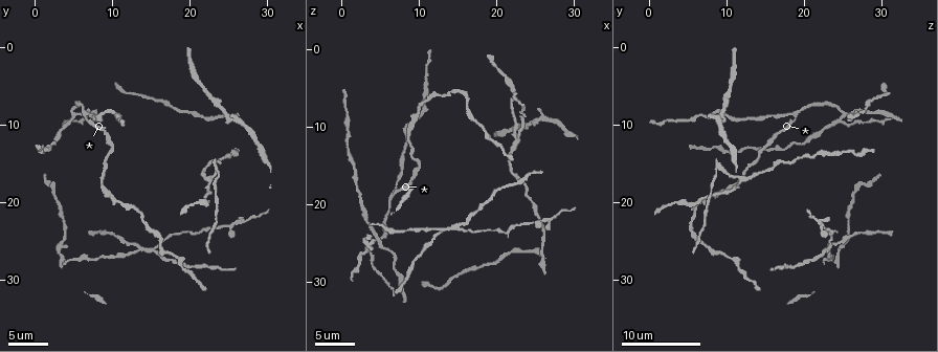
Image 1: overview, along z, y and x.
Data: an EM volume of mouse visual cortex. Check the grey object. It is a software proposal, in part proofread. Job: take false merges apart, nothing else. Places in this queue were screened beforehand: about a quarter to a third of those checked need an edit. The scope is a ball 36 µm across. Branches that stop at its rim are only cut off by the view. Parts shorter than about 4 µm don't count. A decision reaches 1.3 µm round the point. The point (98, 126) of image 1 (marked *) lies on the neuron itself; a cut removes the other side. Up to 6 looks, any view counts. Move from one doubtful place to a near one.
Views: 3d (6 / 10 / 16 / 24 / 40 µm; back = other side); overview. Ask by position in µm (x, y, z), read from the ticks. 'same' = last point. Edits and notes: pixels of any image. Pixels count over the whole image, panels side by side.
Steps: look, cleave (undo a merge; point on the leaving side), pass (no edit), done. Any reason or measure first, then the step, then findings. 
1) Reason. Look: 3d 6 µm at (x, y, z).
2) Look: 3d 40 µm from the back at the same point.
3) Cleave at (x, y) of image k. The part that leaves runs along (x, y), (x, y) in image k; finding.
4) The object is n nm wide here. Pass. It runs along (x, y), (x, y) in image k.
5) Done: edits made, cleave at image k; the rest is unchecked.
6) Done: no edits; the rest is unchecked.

Four-way junction. Look: 3d 6 µm at (5.0, 9.0, 25.0).

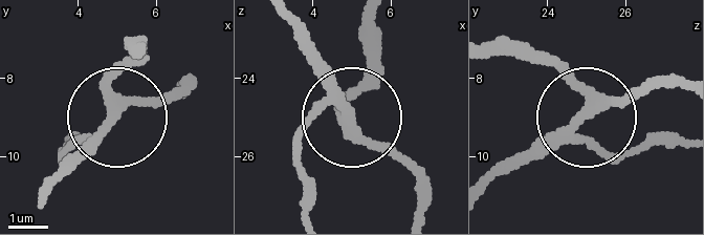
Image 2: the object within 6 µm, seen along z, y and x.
Cleave at (293, 148) of image 2. The part that leaves runs along (323, 109), (296, 146), (306, 216) in image 2; a second neuron is stuck on.

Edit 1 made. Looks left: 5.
Branch point. Look: 3d 6 µm at (6.0, 8.5, 19.0).

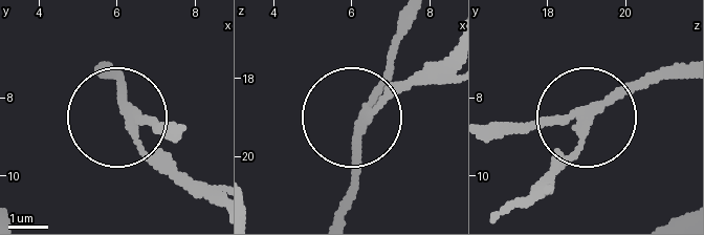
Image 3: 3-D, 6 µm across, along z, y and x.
From behind. Look: 3d 6 µm from the back at (6.35, 8.45, 18.90).

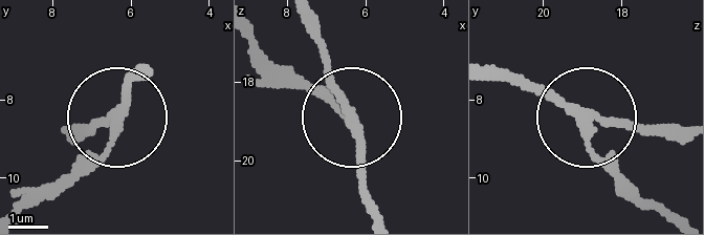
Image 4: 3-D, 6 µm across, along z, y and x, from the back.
The side arm is 21 µm long. Pass. It runs along (283, 73), (309, 80), (350, 113), (313, 27) in image 4; continuous, no second neuron.

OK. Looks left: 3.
Two arms in line, one across. Look: 3d 16 µm at (23.0, 15.5, 8.5).

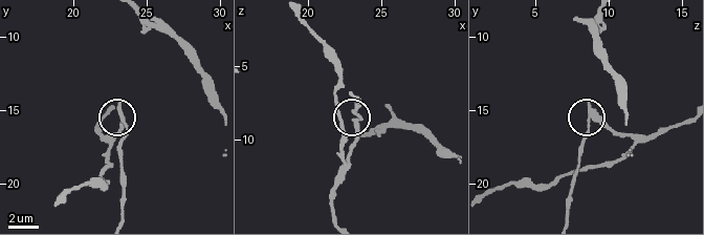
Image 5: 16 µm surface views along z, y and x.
Cleave at (120, 143) of image 5. The part that leaves runs along (123, 122), (122, 215) in image 5; two neurons meet here.

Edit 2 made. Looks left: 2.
Done: edits made, cleave at image 2, cleave at image 5; the rest is unchecked.

